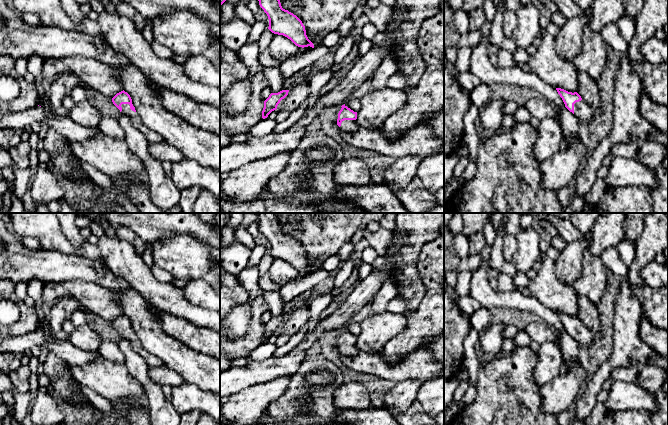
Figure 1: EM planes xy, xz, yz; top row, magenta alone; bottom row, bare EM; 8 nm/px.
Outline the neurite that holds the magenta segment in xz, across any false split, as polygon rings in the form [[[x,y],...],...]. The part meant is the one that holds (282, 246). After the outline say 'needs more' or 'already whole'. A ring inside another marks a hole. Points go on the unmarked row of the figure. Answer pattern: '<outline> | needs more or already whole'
[[[252,213],[257,217],[260,231],[269,243],[268,253],[290,263],[298,271],[312,271],[313,267],[306,259],[305,250],[293,237],[282,232],[274,213]]] | already whole

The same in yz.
[[[561,312],[556,314],[565,331],[577,341],[579,347],[588,347],[593,342],[595,333],[590,331],[577,316],[572,317]]] | needs more

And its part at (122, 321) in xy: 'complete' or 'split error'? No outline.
split error

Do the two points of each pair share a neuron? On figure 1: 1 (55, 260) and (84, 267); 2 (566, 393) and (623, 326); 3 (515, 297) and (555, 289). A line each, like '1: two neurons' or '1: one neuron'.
1: one neuron
2: two neurons
3: two neurons

